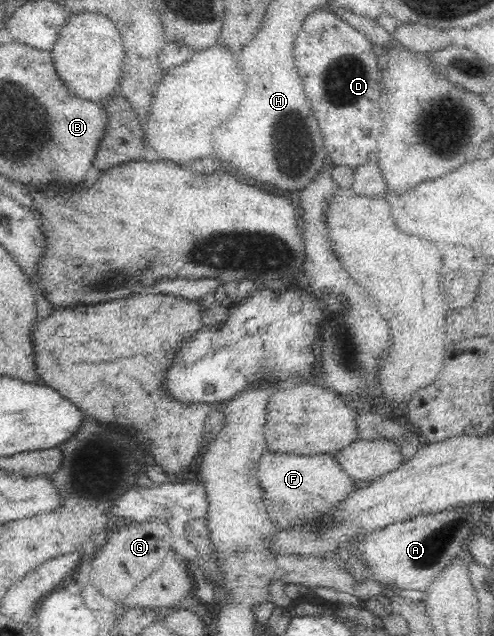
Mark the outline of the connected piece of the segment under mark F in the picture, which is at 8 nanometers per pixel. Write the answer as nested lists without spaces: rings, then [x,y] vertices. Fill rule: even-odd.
[[[265,451],[261,454],[256,470],[266,510],[278,528],[305,522],[312,524],[313,519],[317,519],[355,490],[352,486],[353,479],[347,477],[331,454],[302,456],[293,452]]]

